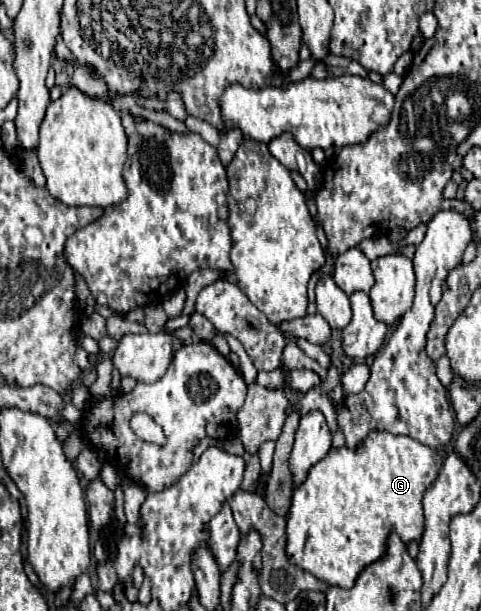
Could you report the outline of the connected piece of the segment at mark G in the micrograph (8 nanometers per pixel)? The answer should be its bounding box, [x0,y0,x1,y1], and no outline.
[286,431,440,589]

